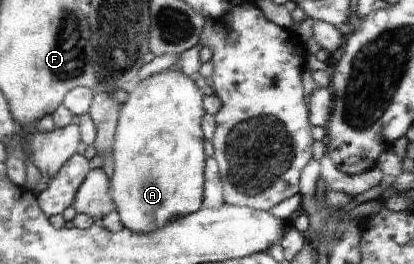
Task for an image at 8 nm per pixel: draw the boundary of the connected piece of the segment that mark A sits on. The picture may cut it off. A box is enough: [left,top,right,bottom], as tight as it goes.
[112,67,206,233]

